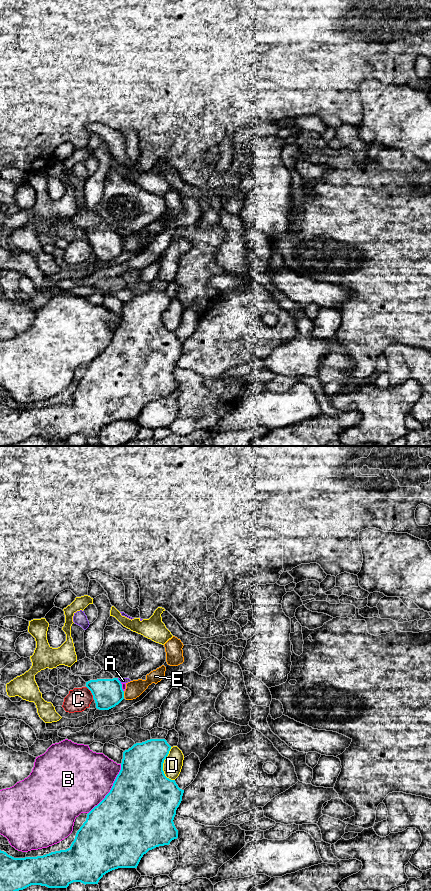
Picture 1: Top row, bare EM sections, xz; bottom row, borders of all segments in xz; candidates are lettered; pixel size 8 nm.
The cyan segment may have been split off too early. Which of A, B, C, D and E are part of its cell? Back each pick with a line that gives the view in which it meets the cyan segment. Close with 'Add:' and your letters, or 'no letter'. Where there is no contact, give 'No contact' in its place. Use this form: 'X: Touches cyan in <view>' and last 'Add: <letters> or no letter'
Add: no letter

